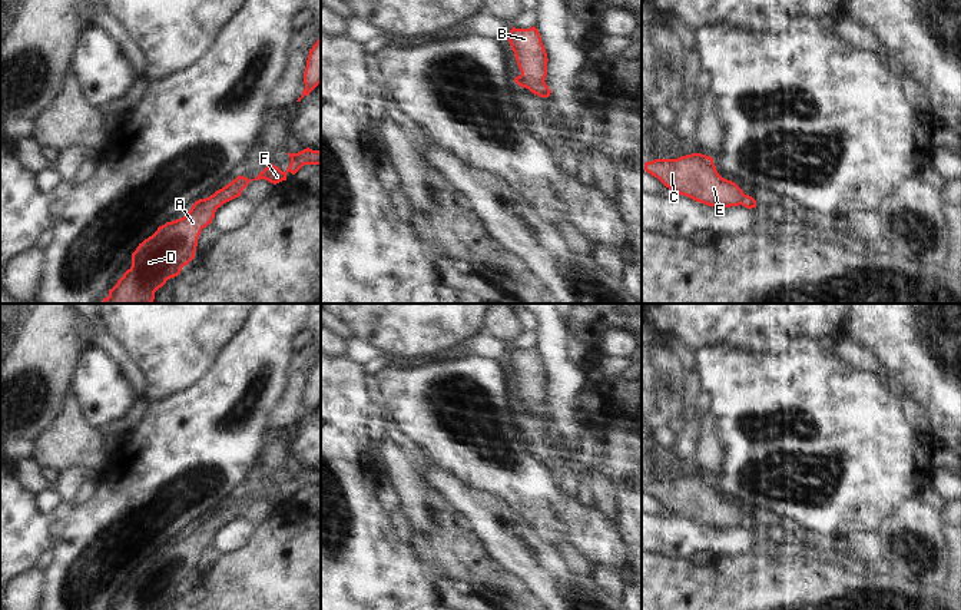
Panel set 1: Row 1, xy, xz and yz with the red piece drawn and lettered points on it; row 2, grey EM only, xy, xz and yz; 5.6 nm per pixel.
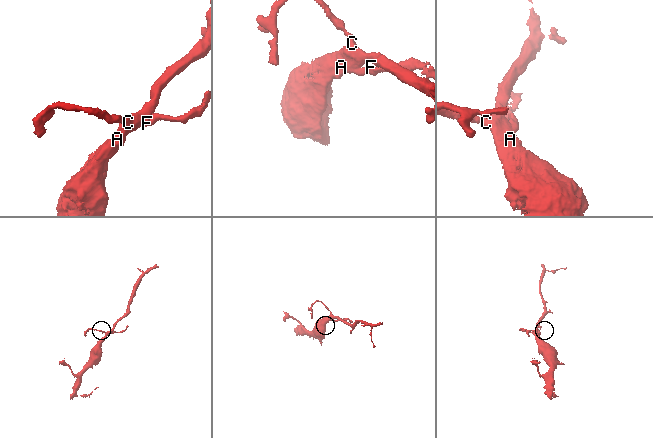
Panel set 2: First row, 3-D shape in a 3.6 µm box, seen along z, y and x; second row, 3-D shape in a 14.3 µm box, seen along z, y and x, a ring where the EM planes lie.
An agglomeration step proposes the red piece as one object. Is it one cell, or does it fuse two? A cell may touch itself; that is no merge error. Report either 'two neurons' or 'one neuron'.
one neuron

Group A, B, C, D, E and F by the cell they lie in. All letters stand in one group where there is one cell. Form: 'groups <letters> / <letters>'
groups A B C D E F

